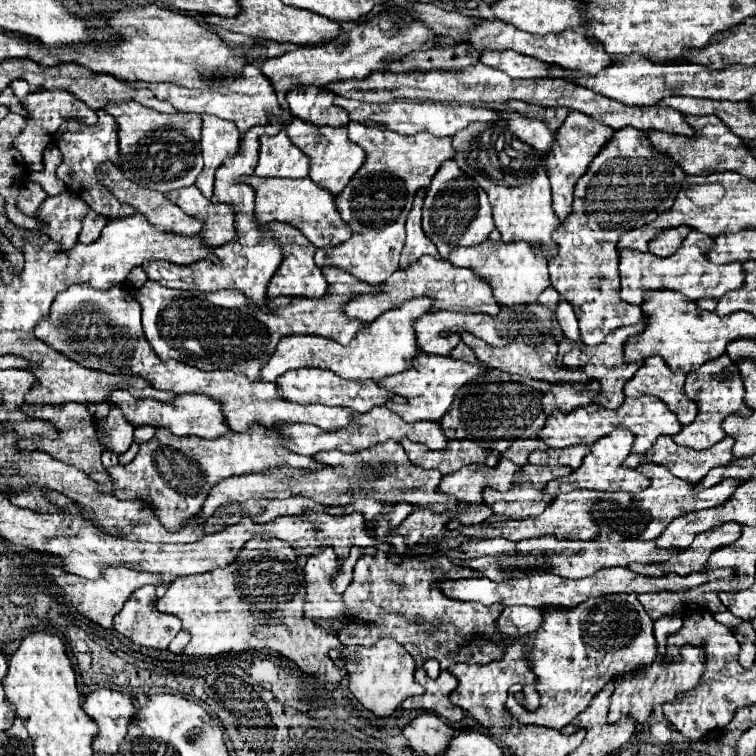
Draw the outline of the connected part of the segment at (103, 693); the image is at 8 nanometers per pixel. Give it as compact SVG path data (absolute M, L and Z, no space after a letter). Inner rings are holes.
M98 689L86 695L84 711L96 721L98 735L94 737L94 751L114 755L120 751L132 719L138 715L132 699L114 689Z

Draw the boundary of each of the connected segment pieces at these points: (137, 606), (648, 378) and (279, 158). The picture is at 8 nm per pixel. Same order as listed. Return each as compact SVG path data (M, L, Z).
M154 585L136 589L122 611L114 617L114 629L136 645L164 651L180 631L180 621L174 615L154 609Z
M646 359L634 377L624 385L624 397L654 395L668 405L668 409L678 417L680 425L690 425L698 413L698 407L684 397L684 373L670 371L670 367L660 359Z
M284 129L274 137L262 137L260 145L260 161L254 175L286 179L302 179L308 175L310 161L306 161L306 155L286 137Z

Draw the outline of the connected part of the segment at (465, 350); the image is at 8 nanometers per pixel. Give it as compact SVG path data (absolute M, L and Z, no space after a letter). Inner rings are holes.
M460 341L460 343L451 351L450 356L453 359L461 359L470 363L477 363L477 358L472 349Z

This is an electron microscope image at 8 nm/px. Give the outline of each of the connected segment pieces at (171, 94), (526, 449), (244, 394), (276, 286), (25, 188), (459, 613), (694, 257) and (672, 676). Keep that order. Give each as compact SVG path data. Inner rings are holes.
M244 65L240 71L232 71L232 69L224 69L224 71L204 71L198 69L200 77L204 79L212 79L218 83L218 89L188 89L182 85L174 85L174 83L154 83L154 85L146 85L160 101L168 101L172 103L178 111L182 113L210 113L216 115L220 119L228 119L234 121L240 133L246 133L250 127L254 125L266 125L268 123L268 115L276 115L282 117L284 123L290 123L292 115L282 111L276 103L276 93L274 87L270 85L270 81L260 73L258 67L254 65Z
M526 439L526 441L512 441L512 445L502 453L502 457L506 457L506 459L510 459L514 465L526 465L528 463L528 455L532 453L532 451L536 451L536 449L540 449L540 451L544 451L544 449L548 449L546 447L546 443L544 441L538 441L538 439Z
M128 283L116 285L116 287L106 289L106 291L98 291L90 285L70 285L66 291L56 295L52 309L50 309L50 315L36 325L34 335L40 341L44 341L46 345L50 345L54 351L66 355L68 359L76 361L78 365L82 365L86 369L96 369L96 371L114 373L114 375L138 375L138 377L146 379L154 389L172 391L176 395L180 395L180 393L208 395L210 399L214 399L222 405L224 421L232 431L248 429L248 425L254 425L254 423L256 425L274 425L274 421L310 423L310 425L316 425L320 429L340 429L342 425L350 423L350 413L352 413L350 409L328 407L328 405L300 405L300 403L286 401L286 399L278 397L276 383L250 381L250 379L242 377L240 373L230 373L230 371L200 371L200 369L196 369L188 363L182 363L182 361L160 361L144 337L142 323L140 323L140 305L130 291L134 291L134 289Z
M278 221L266 223L264 229L262 229L262 233L274 239L274 227L280 227L280 229L276 229L276 241L278 241L278 245L280 243L286 243L286 245L282 247L282 257L284 259L282 259L278 271L274 273L274 277L268 283L268 291L266 291L268 299L280 297L280 295L286 295L286 297L310 297L310 299L312 297L324 297L326 289L328 289L328 283L326 283L322 271L314 263L314 251L316 251L316 247L310 245L310 241L298 229L286 225L286 223L278 223Z
M26 182L20 187L18 195L18 209L24 215L35 216L47 194L38 183Z
M362 555L358 559L354 569L354 579L342 593L348 611L344 615L338 615L336 619L342 623L342 629L334 631L334 635L342 641L342 645L372 647L378 643L378 639L392 637L414 659L416 669L420 669L424 661L432 657L442 665L442 669L444 663L452 661L480 665L490 661L500 661L504 657L504 647L512 643L496 627L496 621L504 605L486 607L482 603L448 599L438 591L434 581L456 579L458 573L476 573L476 571L454 569L452 577L452 573L446 573L442 569L426 569L426 567L408 569L419 567L421 564L429 564L431 567L439 567L446 571L456 567L445 555L429 557L423 561L405 556L400 565L396 565L390 557L380 557L380 555L374 557Z
M690 231L686 241L682 243L682 249L674 253L674 257L654 257L652 253L640 253L632 249L620 249L620 299L640 305L642 295L656 289L668 289L678 291L684 297L698 301L702 297L722 297L724 293L738 289L744 281L742 263L730 263L730 265L714 265L706 259L706 251L712 247L712 237L700 235L698 231Z
M686 645L680 649L682 653L682 661L678 663L664 663L664 657L656 657L656 661L632 675L624 675L620 681L616 681L616 689L612 693L612 703L610 703L610 713L608 713L608 723L614 725L618 723L622 717L632 717L636 721L636 725L644 725L648 723L648 715L654 711L656 705L664 705L674 701L680 693L686 693L690 689L694 689L704 673L704 649Z

